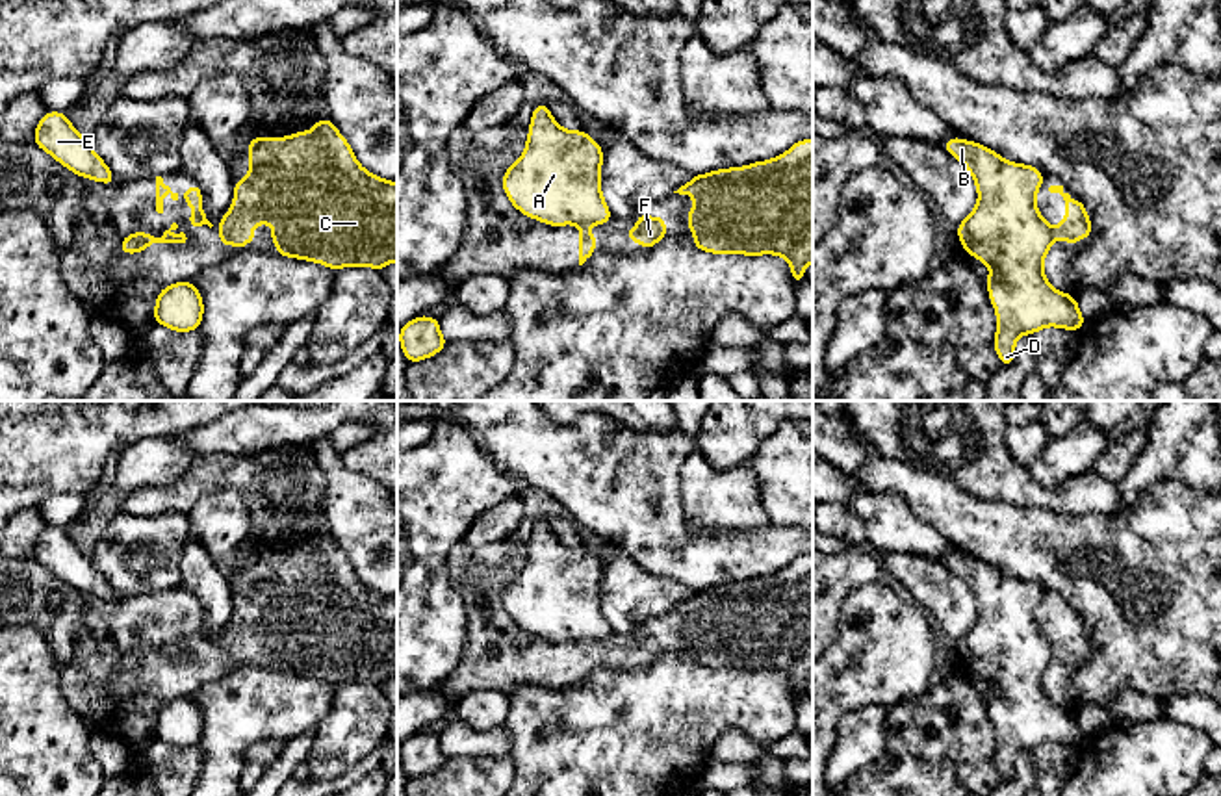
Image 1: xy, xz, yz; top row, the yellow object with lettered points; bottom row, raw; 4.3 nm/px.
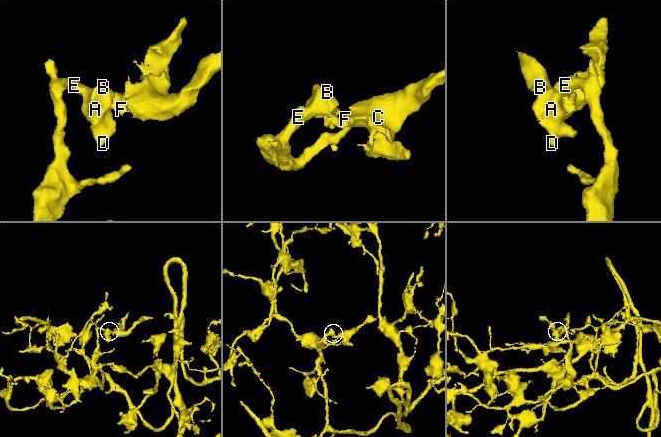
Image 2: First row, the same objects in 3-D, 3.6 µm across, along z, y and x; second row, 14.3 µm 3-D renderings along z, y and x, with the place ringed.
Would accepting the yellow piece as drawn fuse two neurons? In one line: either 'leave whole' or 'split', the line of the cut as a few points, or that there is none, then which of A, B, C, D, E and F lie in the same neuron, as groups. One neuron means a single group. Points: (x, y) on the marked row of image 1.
split; cut xz (579, 223), (585, 225); groups A B D E / C F

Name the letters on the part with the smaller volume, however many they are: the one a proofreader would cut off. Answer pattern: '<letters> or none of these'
C, F

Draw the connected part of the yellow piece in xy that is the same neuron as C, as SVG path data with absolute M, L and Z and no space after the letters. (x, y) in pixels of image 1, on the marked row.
M328 117L314 122L310 132L295 132L288 137L249 137L249 176L234 184L232 206L217 223L221 228L217 243L236 245L241 250L260 239L251 228L263 223L273 226L269 239L276 245L278 256L315 262L334 271L351 265L382 271L397 262L397 182L366 171Z

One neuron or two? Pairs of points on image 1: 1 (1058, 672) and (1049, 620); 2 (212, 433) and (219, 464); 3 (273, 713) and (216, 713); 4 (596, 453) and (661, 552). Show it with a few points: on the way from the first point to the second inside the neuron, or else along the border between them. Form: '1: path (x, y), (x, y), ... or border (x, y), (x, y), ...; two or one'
1: path (1062, 659), (1062, 633); one
2: border (260, 451), (205, 453), (197, 459); two
3: path (258, 713), (231, 713); one
4: path (611, 477), (639, 505), (652, 527); one

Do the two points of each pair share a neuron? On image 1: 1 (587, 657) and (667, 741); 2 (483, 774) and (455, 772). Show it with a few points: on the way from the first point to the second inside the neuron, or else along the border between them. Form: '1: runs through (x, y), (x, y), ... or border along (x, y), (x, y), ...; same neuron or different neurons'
1: border along (641, 665), (594, 668), (559, 689); different neurons
2: runs through (475, 774), (462, 774); same neuron

